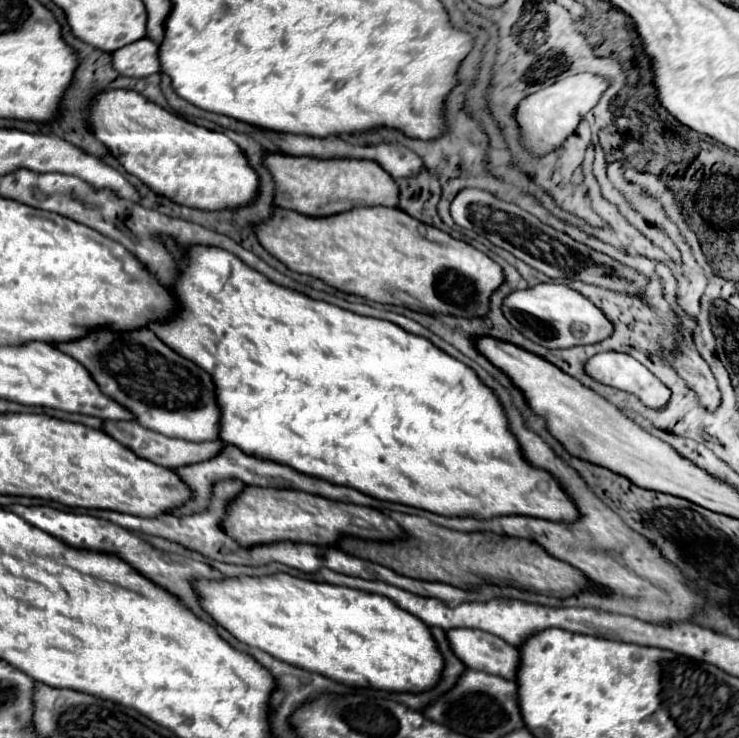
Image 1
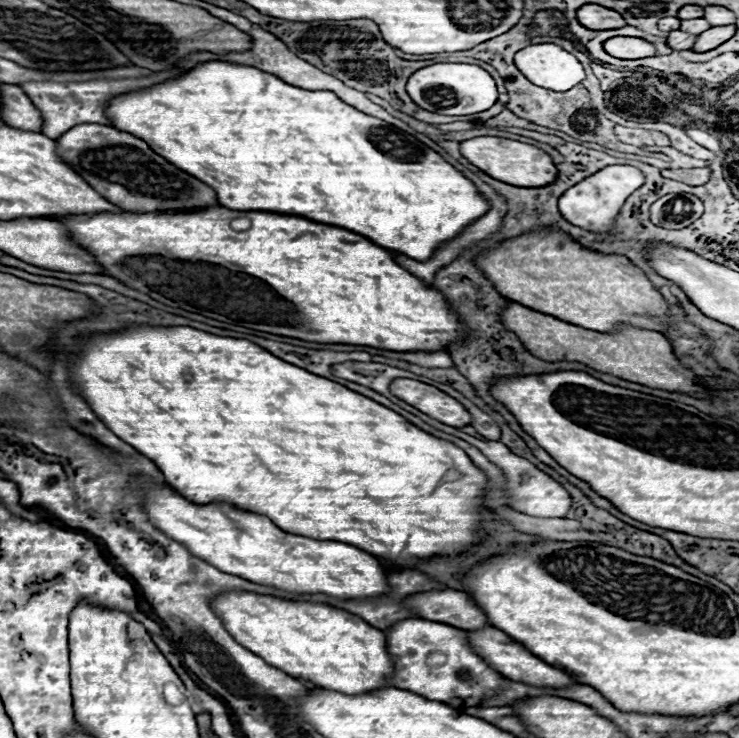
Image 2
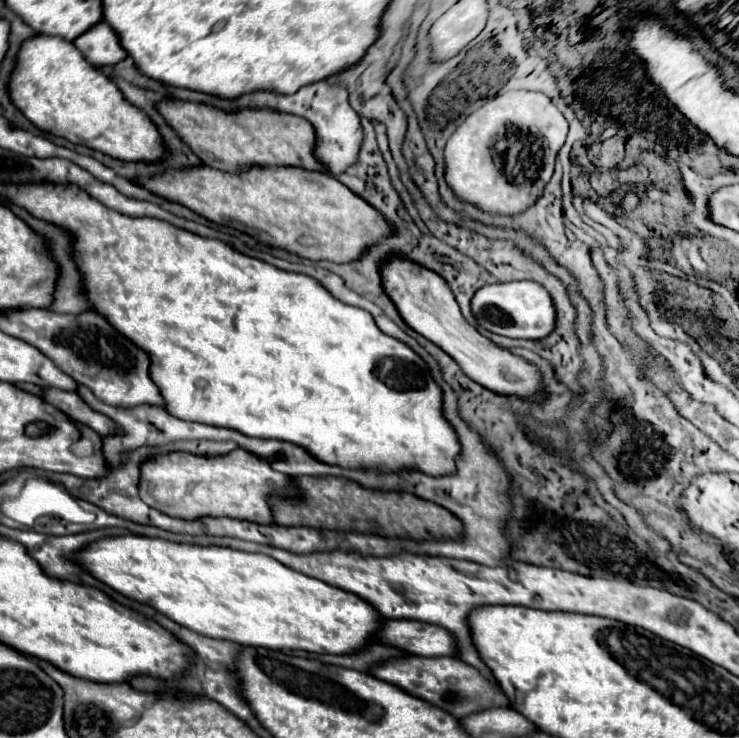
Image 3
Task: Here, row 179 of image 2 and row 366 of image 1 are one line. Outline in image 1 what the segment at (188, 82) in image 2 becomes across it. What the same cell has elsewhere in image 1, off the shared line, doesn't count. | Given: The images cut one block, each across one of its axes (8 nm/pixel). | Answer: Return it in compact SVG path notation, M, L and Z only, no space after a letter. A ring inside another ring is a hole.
M162 236L162 246L174 256L176 260L176 282L168 286L172 292L172 298L176 302L176 310L172 316L160 322L150 322L150 330L166 342L172 350L178 350L182 358L190 358L196 366L202 366L206 372L214 378L216 388L216 404L220 410L220 440L226 444L238 446L240 450L246 450L250 454L256 454L258 458L276 460L286 466L292 466L298 472L318 476L322 480L328 480L332 484L342 484L356 488L368 496L408 504L414 508L430 510L444 516L462 516L462 514L476 514L478 518L490 518L500 514L526 514L526 516L538 516L546 520L564 520L570 522L576 518L574 504L570 498L562 492L558 482L544 470L532 468L520 454L516 438L508 432L506 416L502 406L498 404L498 398L490 388L486 388L474 374L472 368L466 364L450 358L442 350L438 350L430 340L410 334L388 320L378 320L362 314L354 314L350 310L342 310L334 304L314 300L302 292L296 292L292 288L280 286L270 282L264 274L258 274L256 270L250 270L240 258L234 258L234 254L216 248L216 246L176 246L176 240L172 236Z

